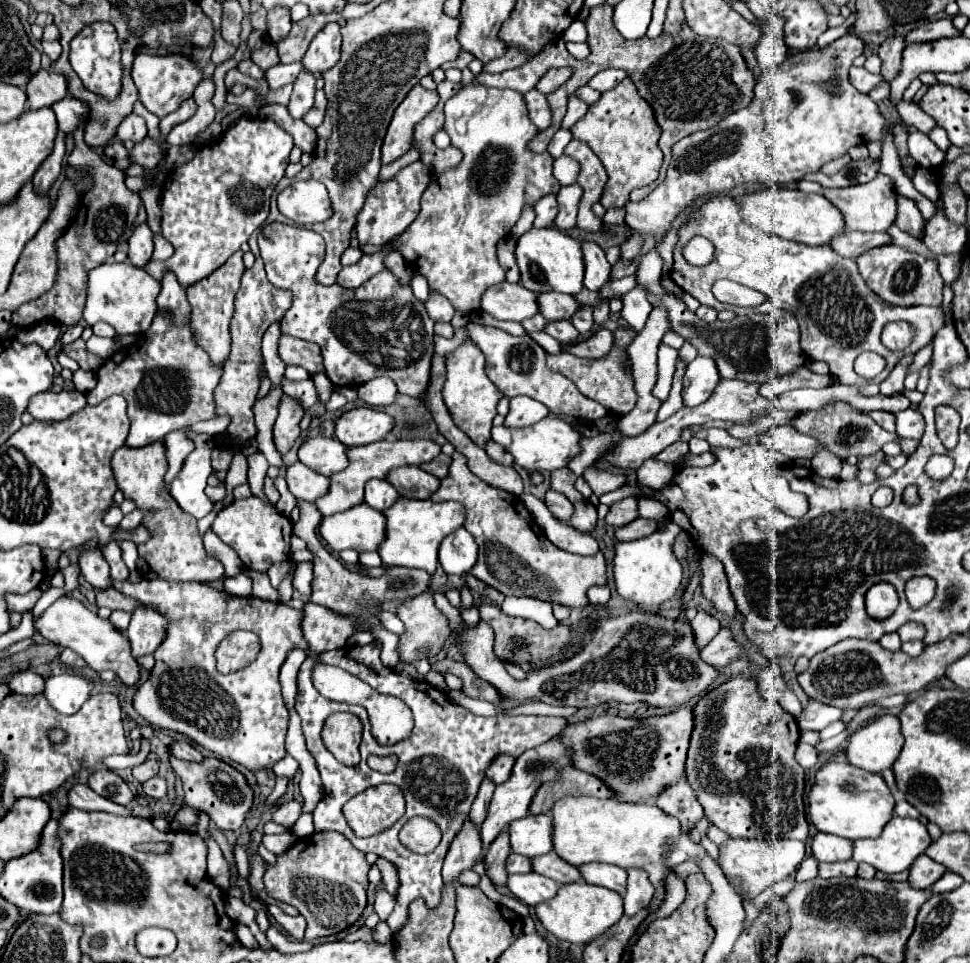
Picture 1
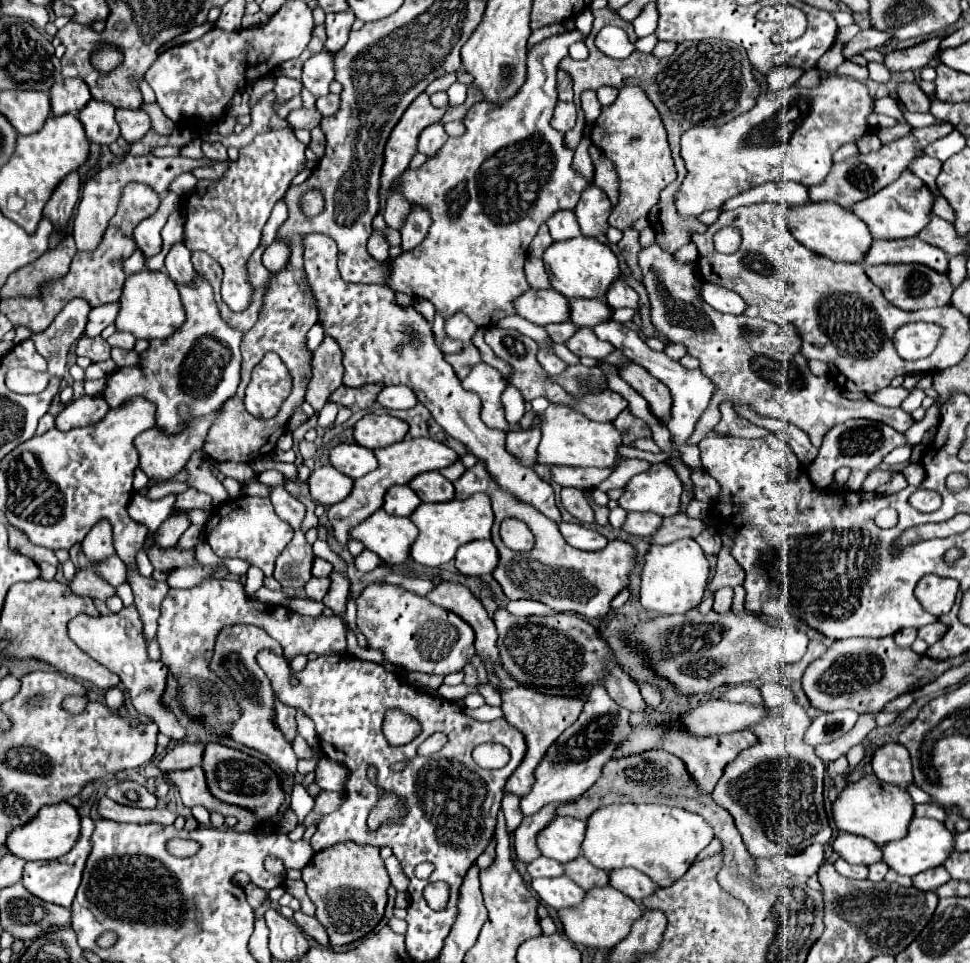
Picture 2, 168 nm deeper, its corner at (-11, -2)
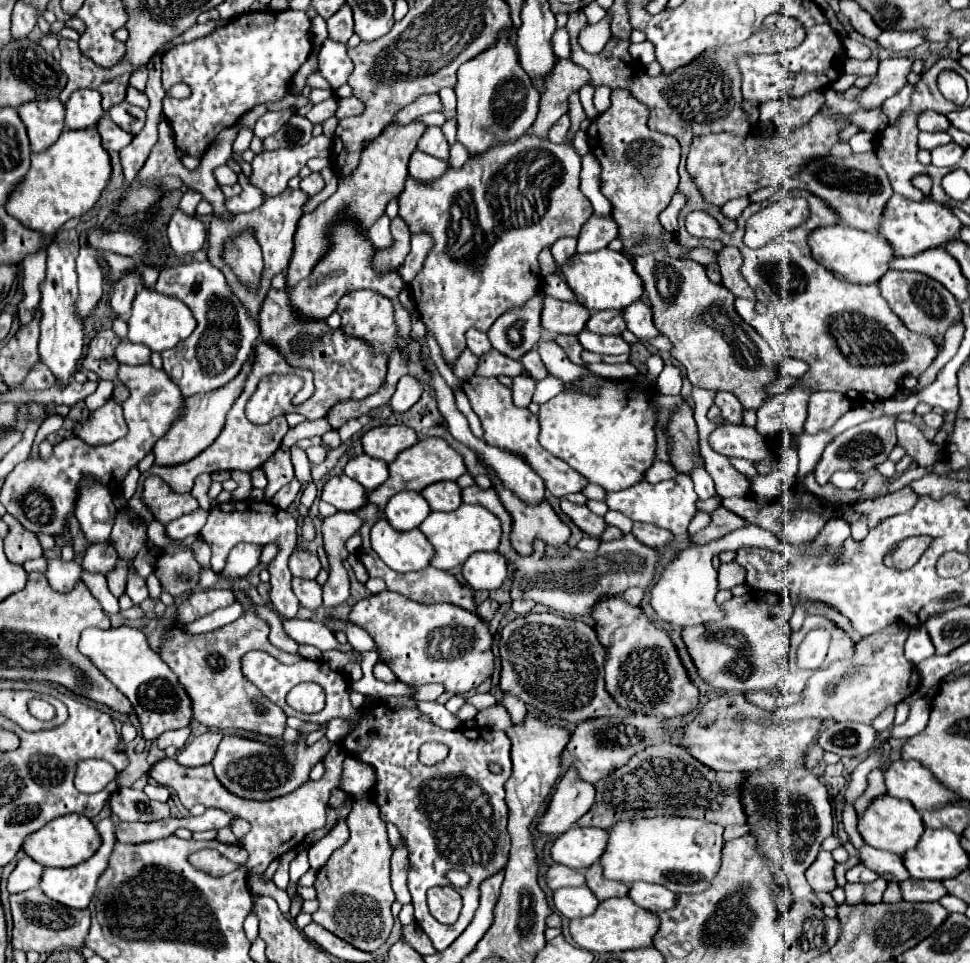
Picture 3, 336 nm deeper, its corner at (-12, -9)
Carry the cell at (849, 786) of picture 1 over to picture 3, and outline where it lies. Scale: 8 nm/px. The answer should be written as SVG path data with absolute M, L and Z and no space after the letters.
M882 794L874 798L868 804L868 808L862 812L862 816L858 818L858 832L864 838L864 842L872 848L888 850L894 854L904 854L906 850L918 844L920 834L924 832L924 824L922 824L920 814L912 808L912 804L908 804L906 800L898 800L888 794Z

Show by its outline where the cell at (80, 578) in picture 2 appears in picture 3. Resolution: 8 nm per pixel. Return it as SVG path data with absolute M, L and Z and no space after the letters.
M60 558L48 560L46 578L56 592L70 592L76 582L82 582L82 566L76 562L62 562Z

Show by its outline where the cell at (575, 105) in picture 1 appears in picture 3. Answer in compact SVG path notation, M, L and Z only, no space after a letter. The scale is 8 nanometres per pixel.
M586 84L584 88L580 88L580 102L582 104L584 112L586 112L586 116L588 116L590 120L594 120L594 118L598 116L596 108L594 108L593 96L594 96L594 88L592 88L590 84Z

